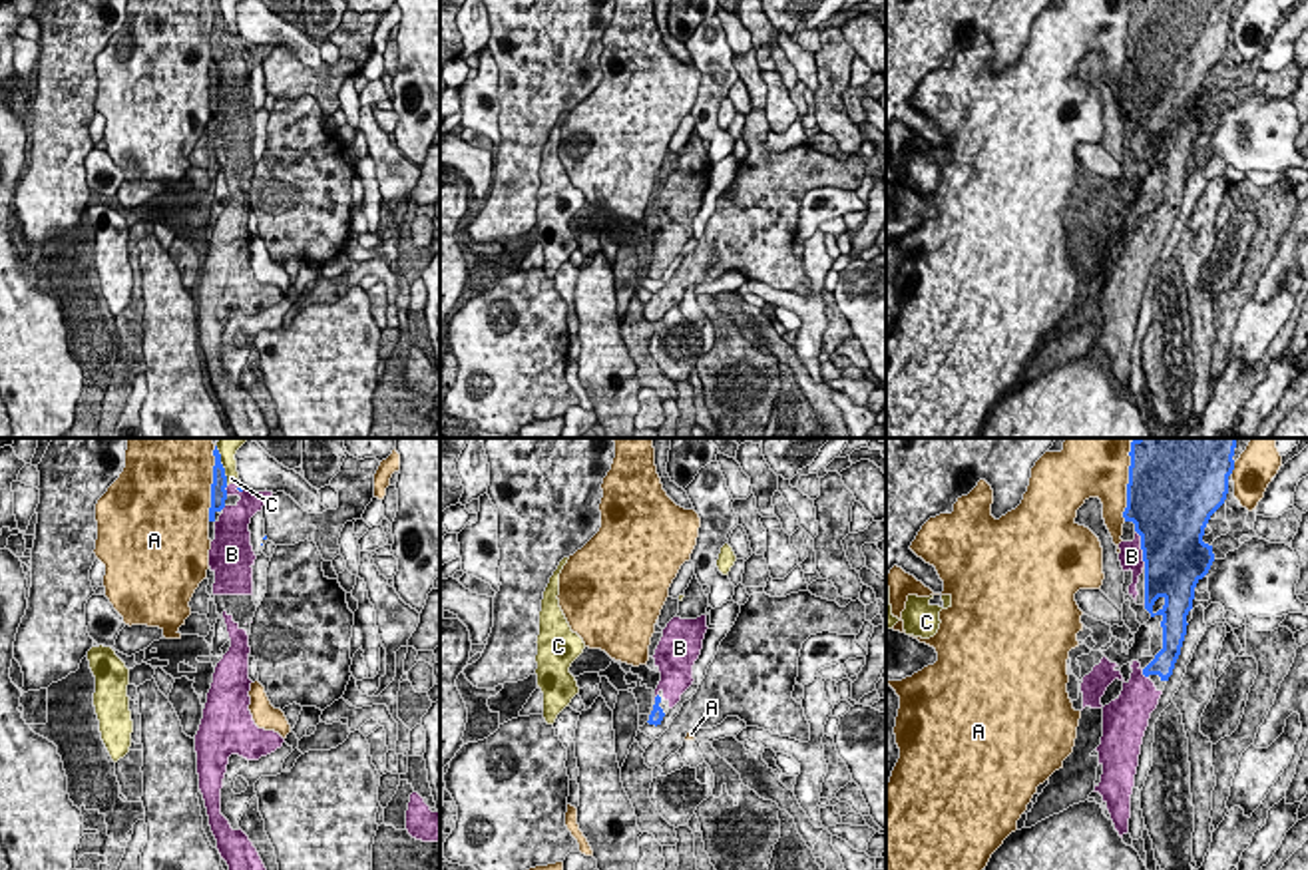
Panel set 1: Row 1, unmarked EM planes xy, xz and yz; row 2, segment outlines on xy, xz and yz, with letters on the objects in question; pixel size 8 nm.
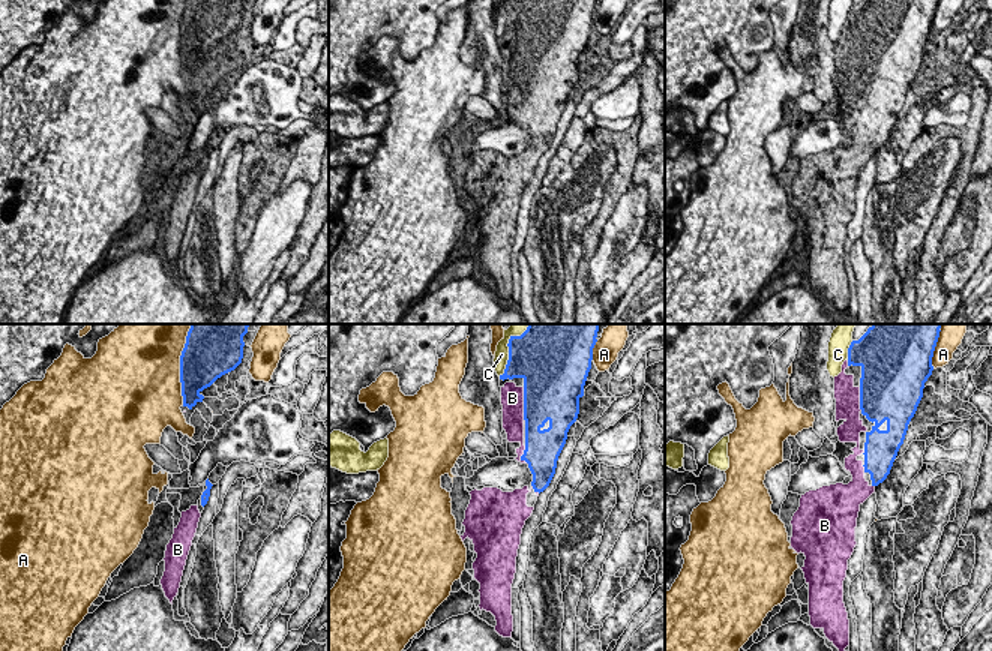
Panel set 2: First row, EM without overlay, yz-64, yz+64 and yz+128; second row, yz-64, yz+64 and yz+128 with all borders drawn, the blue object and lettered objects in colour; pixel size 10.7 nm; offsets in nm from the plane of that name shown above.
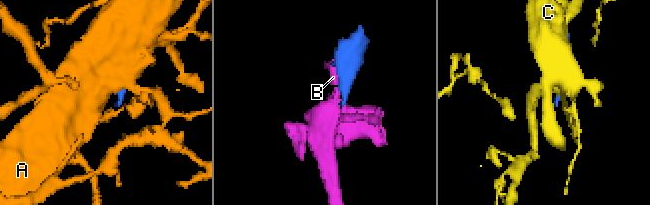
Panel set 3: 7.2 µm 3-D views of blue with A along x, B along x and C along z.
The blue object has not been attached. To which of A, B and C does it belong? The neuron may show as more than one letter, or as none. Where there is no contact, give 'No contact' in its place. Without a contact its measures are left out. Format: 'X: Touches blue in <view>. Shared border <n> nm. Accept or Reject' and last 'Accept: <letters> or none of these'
A: Touches blue in yz. Shared border 650 nm. Reject
B: Touches blue in yz. Shared border 320 nm. Accept
C: Touches blue in xy. Shared border 340 nm. Reject
Accept: B

